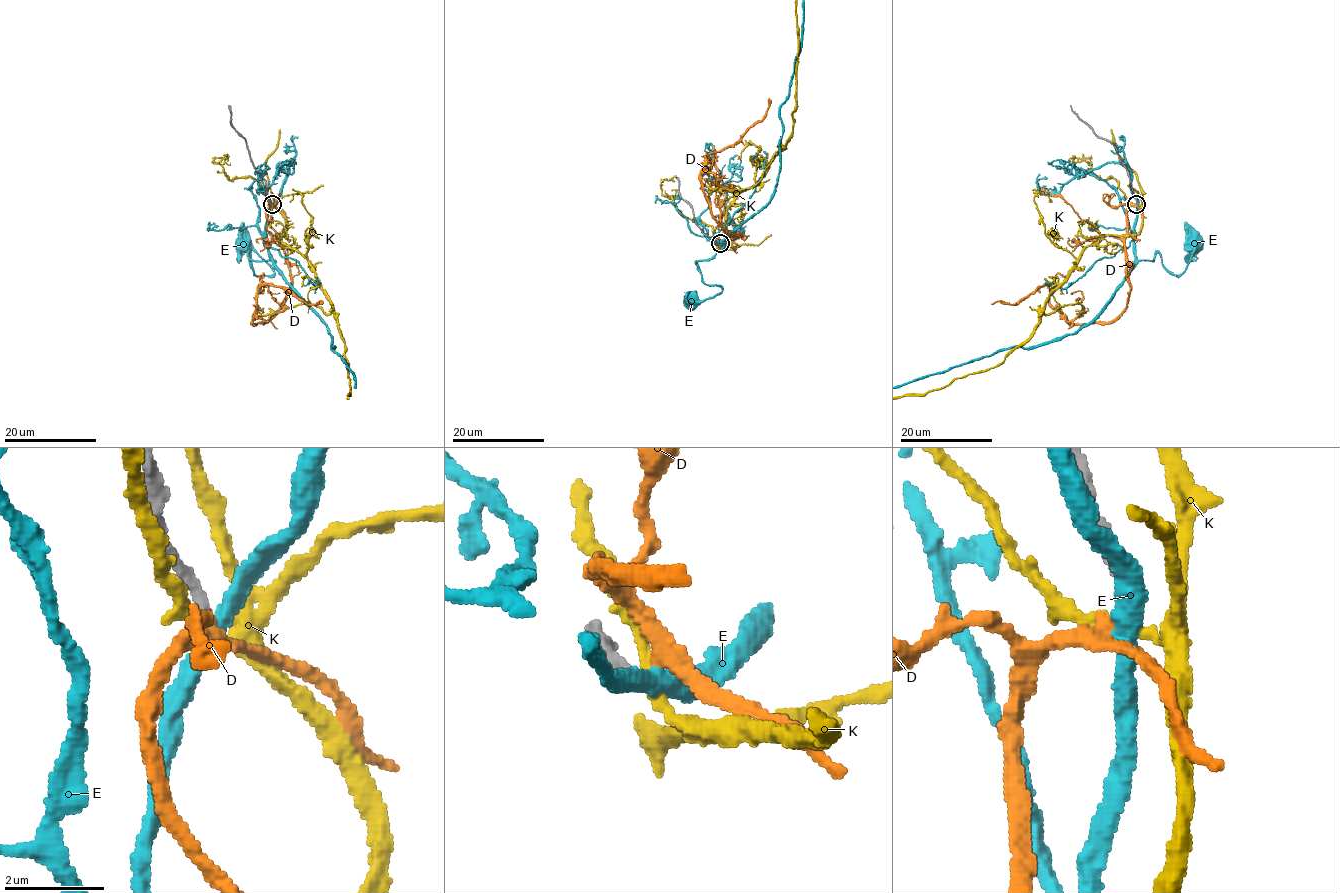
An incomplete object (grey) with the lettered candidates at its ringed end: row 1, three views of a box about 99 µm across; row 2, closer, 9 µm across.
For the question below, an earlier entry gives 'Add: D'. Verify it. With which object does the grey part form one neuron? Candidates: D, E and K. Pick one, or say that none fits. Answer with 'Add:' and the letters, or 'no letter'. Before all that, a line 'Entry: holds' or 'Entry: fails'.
Entry: holds
Add: D

